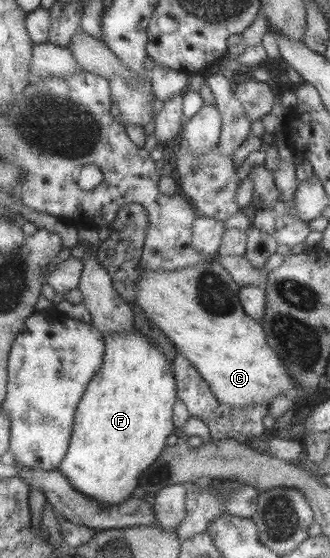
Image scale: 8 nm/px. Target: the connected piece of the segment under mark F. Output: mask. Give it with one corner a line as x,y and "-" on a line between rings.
136,327
126,333
103,333
103,338
106,342
104,365
90,381
89,389
79,403
73,440
65,461
58,469
80,493
104,505
120,505
138,493
142,475
160,459
170,433
177,433
173,413
179,393
173,361
144,332

